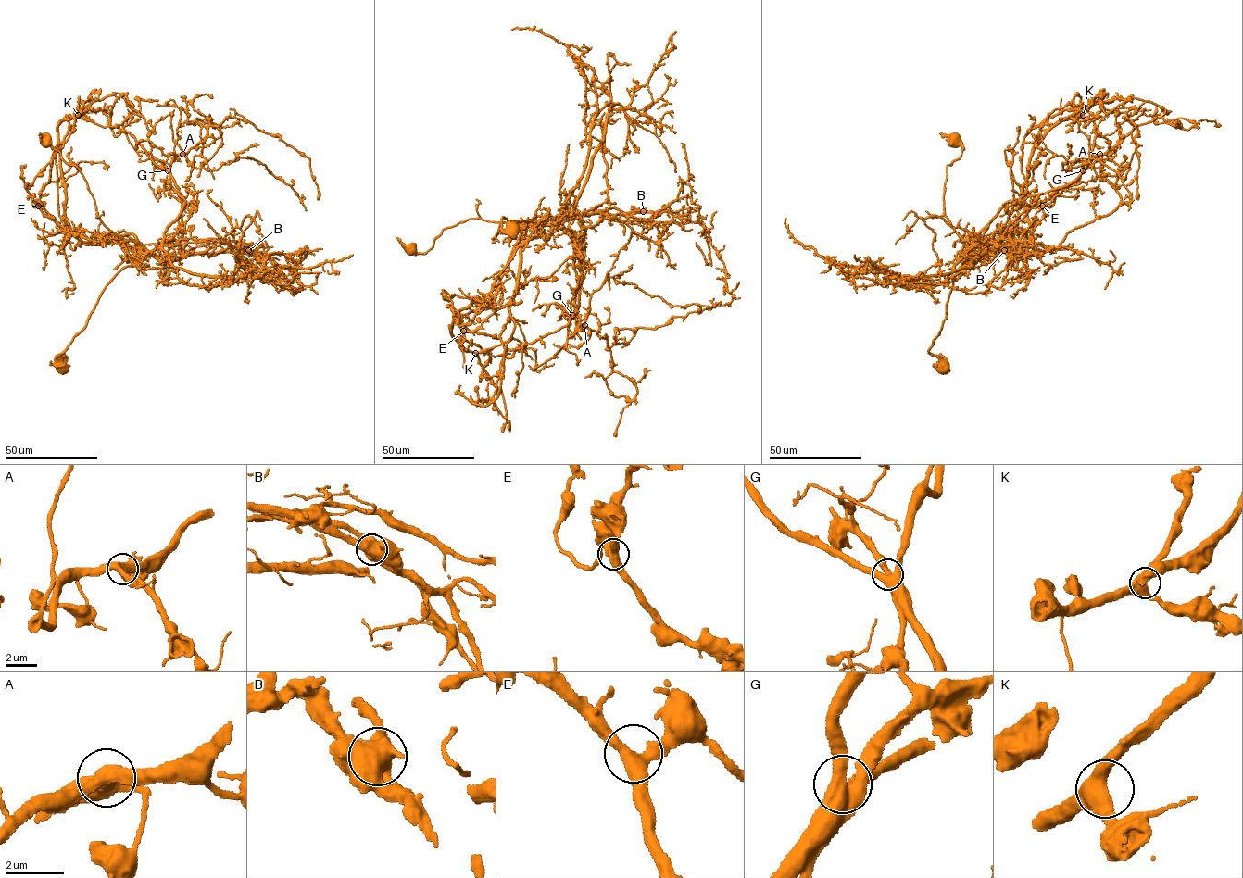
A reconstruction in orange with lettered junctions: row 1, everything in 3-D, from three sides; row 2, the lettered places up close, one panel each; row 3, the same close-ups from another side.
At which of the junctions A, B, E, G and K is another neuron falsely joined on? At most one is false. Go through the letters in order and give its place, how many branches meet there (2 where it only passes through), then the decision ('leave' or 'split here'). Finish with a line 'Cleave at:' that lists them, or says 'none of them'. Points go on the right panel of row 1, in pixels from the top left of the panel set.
A: place (1099, 154); branches 3; leave
B: place (1004, 250); branches 4; split here
E: place (1042, 206); branches 3; leave
G: place (1083, 170); branches 4; leave
K: place (1083, 115); branches 3; leave
Cleave at: B

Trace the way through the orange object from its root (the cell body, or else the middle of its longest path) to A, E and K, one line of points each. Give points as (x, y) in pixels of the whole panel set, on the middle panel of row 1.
A: (410, 250), (424, 254), (470, 219), (558, 219), (578, 244), (571, 314), (584, 325)
E: (410, 250), (424, 254), (442, 231), (470, 219), (520, 223), (525, 238), (514, 297), (480, 326), (463, 331)
K: (410, 250), (424, 254), (470, 219), (520, 223), (514, 297), (453, 315), (453, 336), (475, 353)

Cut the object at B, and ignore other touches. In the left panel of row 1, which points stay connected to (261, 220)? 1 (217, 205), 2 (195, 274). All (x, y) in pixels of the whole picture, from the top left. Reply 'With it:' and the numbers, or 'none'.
With it: 2

